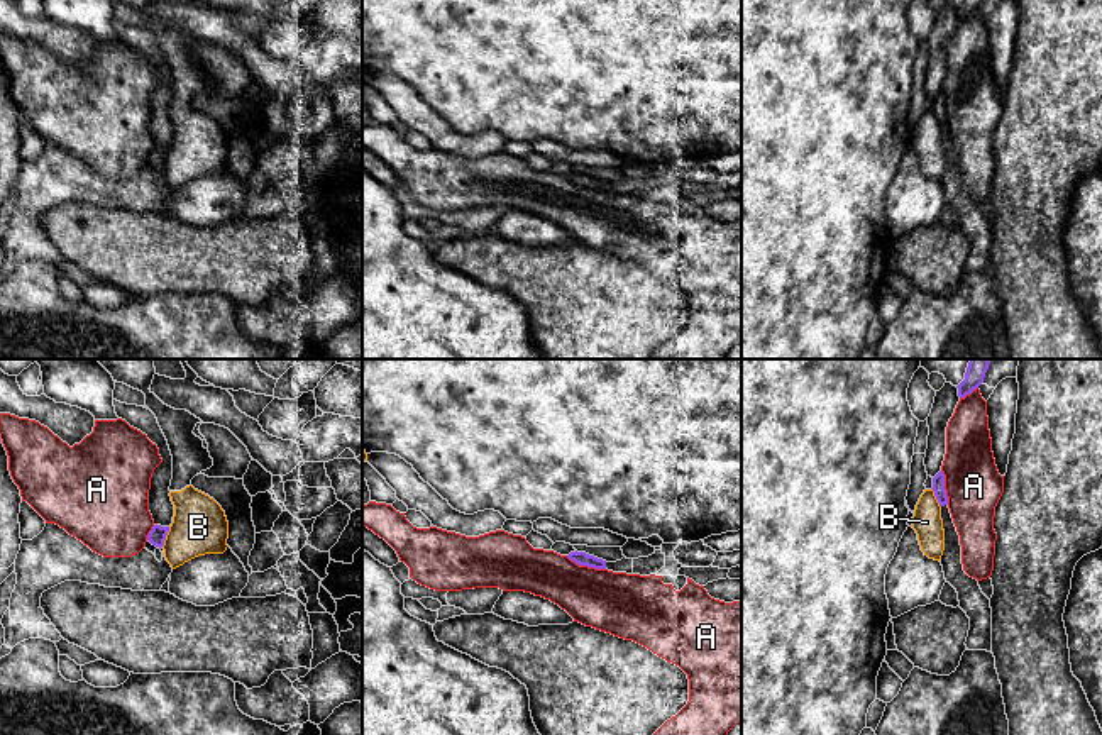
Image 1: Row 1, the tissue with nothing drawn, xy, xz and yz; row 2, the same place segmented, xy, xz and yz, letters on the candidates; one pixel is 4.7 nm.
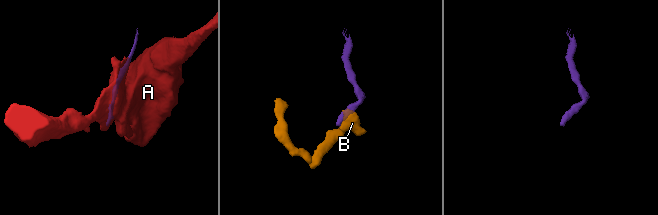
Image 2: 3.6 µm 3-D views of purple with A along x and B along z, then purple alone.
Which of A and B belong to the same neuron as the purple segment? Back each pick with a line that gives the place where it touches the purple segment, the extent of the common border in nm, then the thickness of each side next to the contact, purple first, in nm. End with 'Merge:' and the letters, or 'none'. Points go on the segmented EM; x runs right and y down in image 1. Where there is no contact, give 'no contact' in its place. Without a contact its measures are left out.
Merge: none

